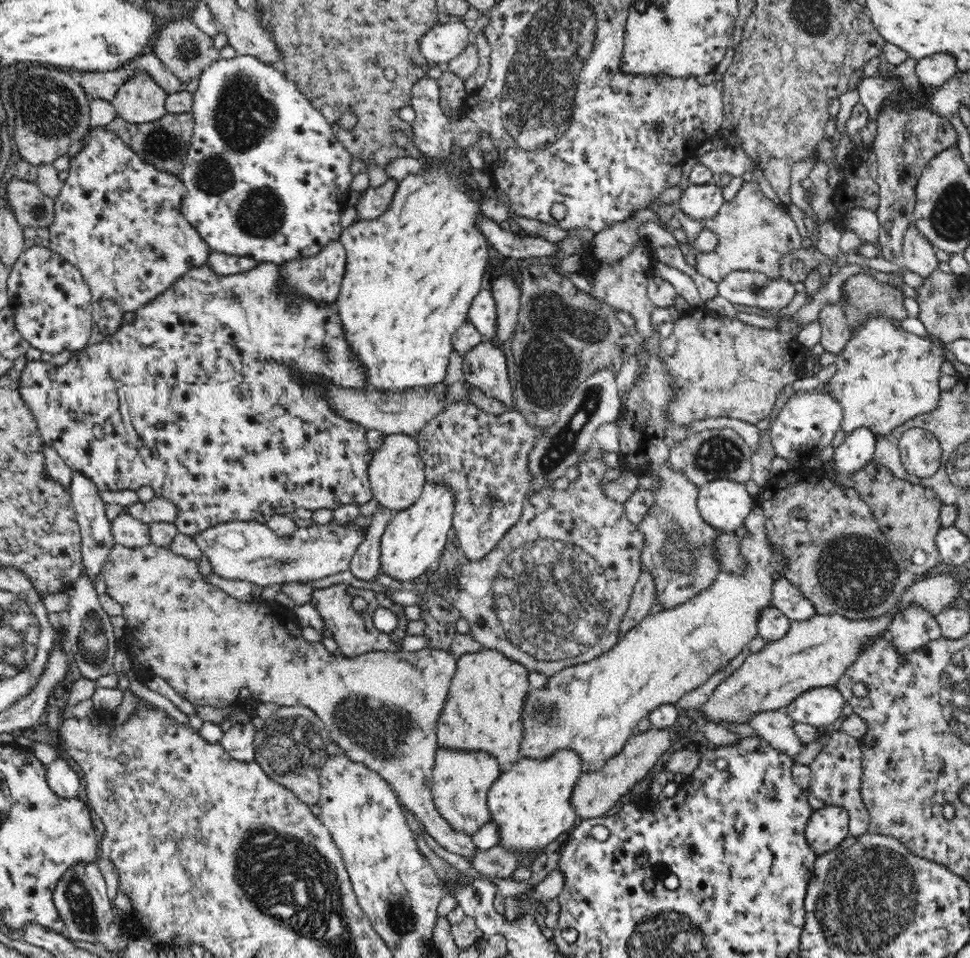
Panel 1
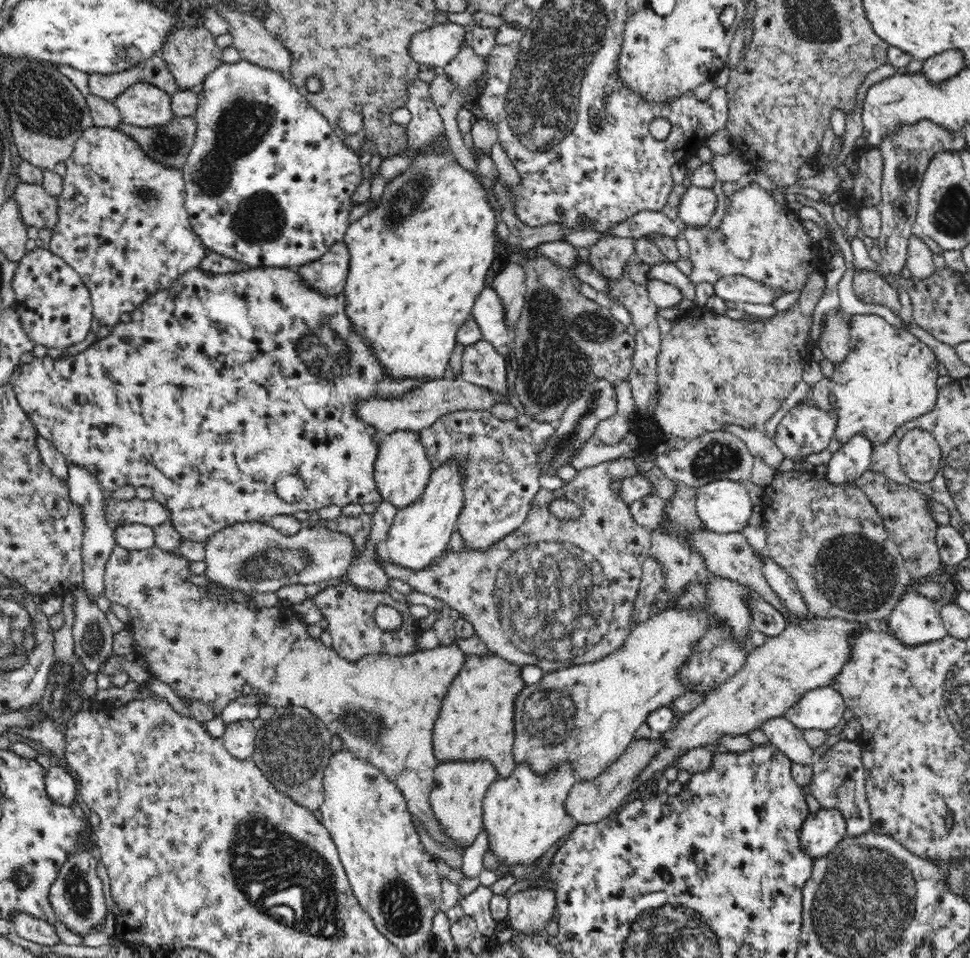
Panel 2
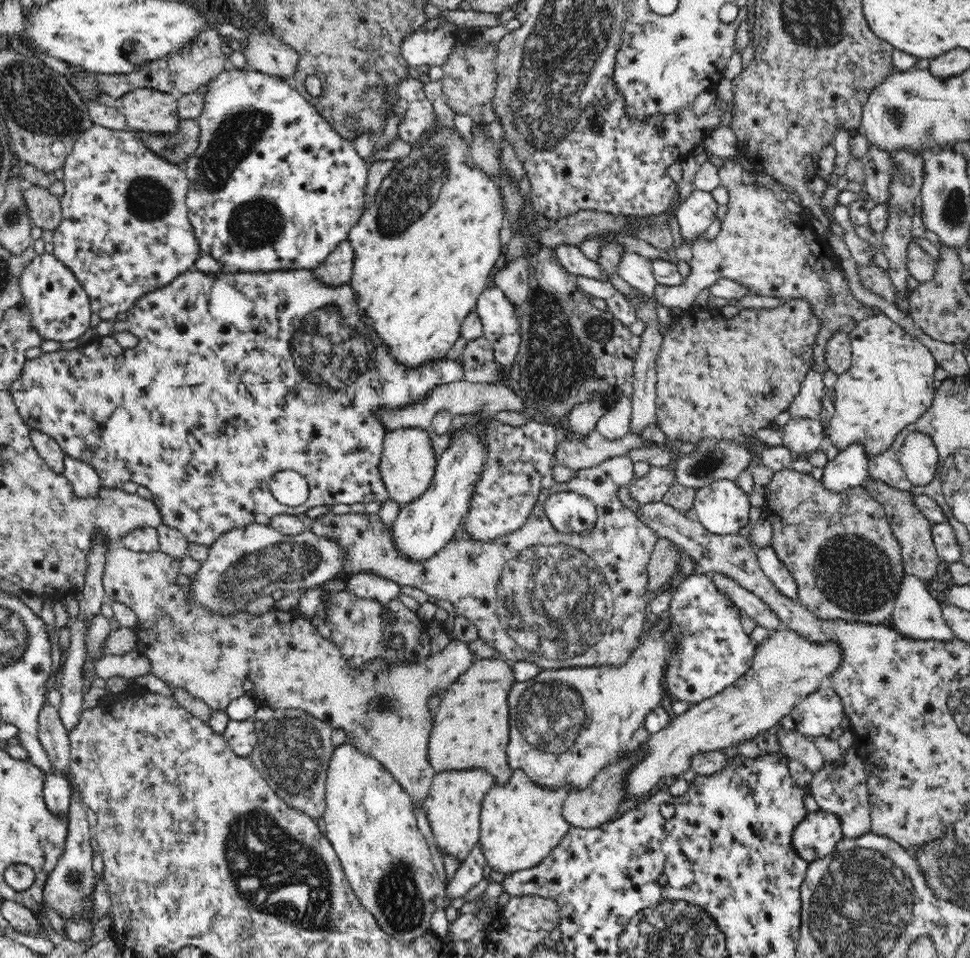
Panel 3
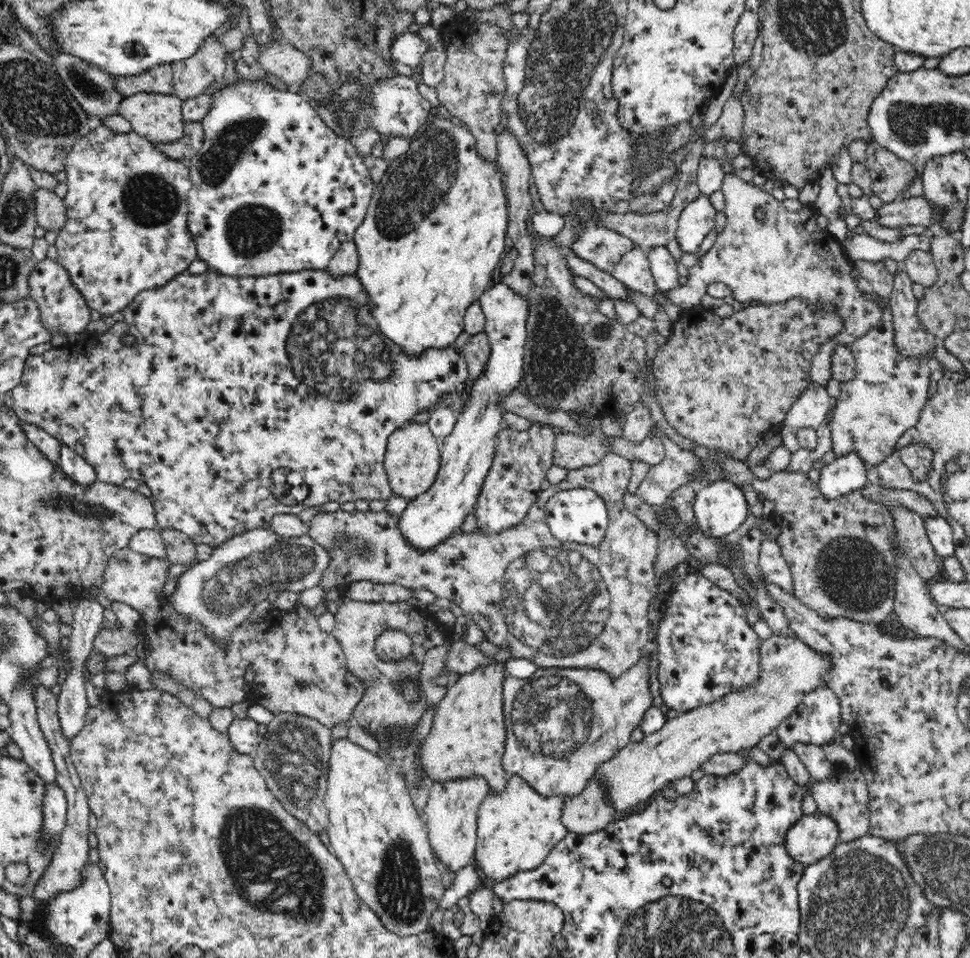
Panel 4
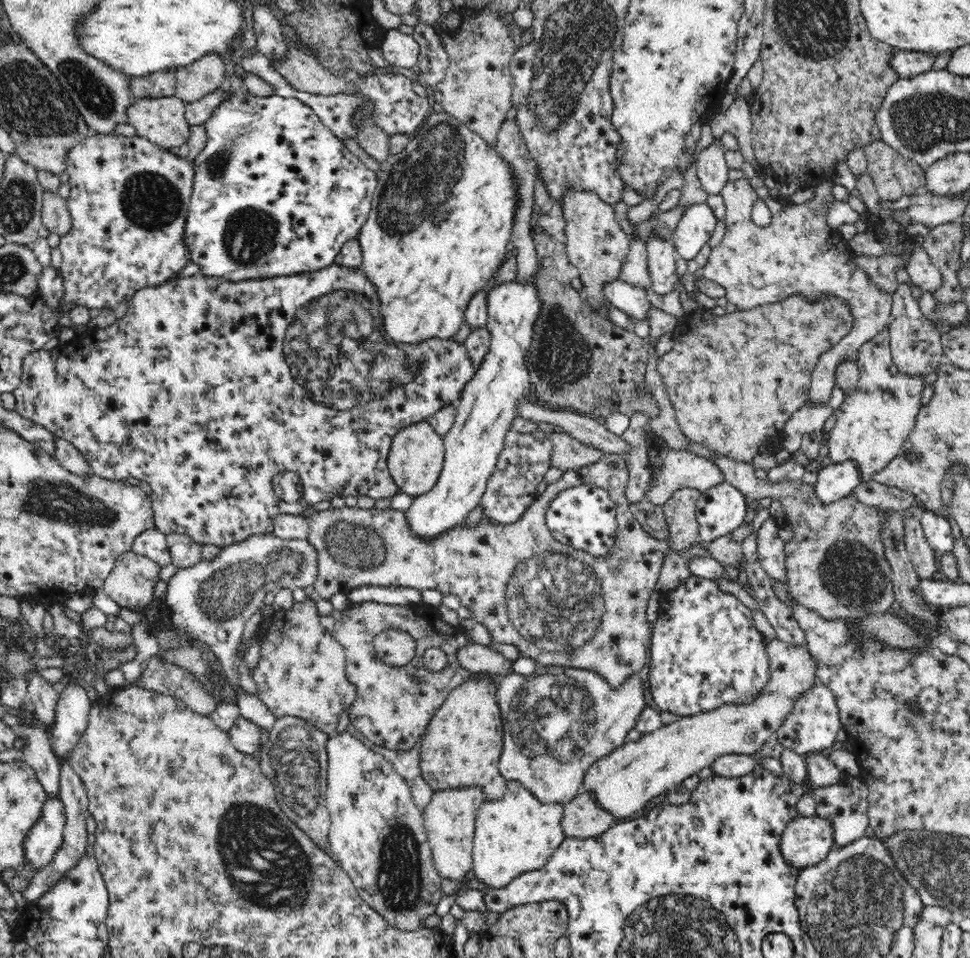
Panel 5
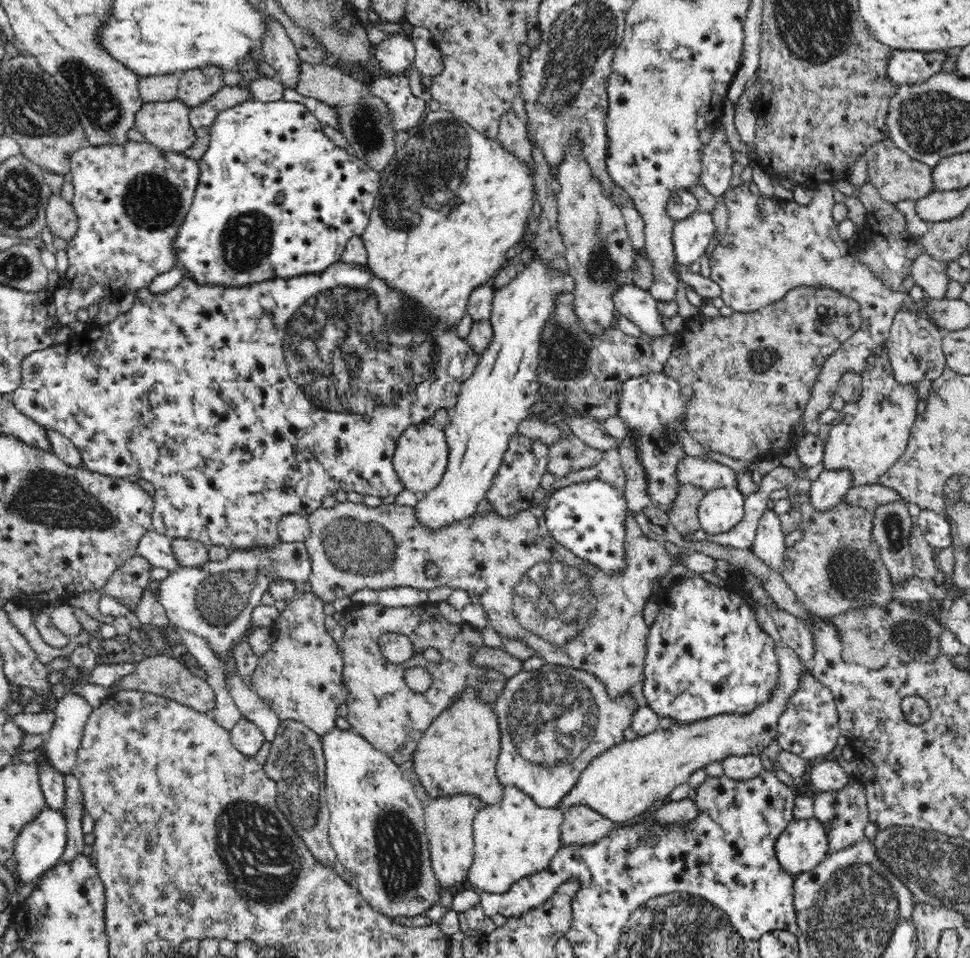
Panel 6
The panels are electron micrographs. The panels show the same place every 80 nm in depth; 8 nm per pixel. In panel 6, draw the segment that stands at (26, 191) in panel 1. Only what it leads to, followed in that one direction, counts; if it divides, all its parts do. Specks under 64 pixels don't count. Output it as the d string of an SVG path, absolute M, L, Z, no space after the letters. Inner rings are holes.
M52 194L46 207L48 228L56 236L71 241L78 230L78 218L71 202L64 200L60 194Z

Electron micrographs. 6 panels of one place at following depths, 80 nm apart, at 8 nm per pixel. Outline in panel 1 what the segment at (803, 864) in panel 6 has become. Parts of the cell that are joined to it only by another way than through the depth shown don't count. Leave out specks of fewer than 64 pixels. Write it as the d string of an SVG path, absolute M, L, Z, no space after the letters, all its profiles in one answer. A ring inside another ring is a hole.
M825 805L813 811L804 837L816 856L836 848L849 834L848 813L838 805Z

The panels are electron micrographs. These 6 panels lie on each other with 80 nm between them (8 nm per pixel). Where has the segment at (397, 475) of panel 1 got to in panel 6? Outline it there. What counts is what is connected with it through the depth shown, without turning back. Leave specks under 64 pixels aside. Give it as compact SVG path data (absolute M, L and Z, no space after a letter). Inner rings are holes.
M418 424L406 430L396 444L393 465L400 481L407 490L423 495L432 492L442 481L447 469L450 448L446 441L445 430L436 425Z

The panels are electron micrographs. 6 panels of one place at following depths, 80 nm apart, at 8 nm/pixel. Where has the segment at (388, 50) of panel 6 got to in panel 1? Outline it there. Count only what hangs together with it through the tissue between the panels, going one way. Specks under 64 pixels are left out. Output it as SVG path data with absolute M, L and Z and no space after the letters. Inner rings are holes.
M451 19L447 23L437 24L420 38L420 53L428 62L436 65L449 63L464 52L471 43L470 25Z

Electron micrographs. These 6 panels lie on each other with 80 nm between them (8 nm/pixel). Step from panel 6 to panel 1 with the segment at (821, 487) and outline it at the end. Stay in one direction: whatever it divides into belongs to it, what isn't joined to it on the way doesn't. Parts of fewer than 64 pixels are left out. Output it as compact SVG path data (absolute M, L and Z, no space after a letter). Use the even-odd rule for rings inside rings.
M858 428L848 435L844 443L834 451L832 467L837 476L849 477L871 466L877 436L868 428Z

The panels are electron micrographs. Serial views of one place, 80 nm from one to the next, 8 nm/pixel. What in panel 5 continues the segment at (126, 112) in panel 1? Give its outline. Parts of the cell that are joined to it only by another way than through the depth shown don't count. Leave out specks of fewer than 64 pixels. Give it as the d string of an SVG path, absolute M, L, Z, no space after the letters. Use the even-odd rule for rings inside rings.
M176 95L164 98L139 98L128 110L128 123L137 130L139 137L147 138L164 150L181 147L190 136L191 125L185 117L186 103Z

